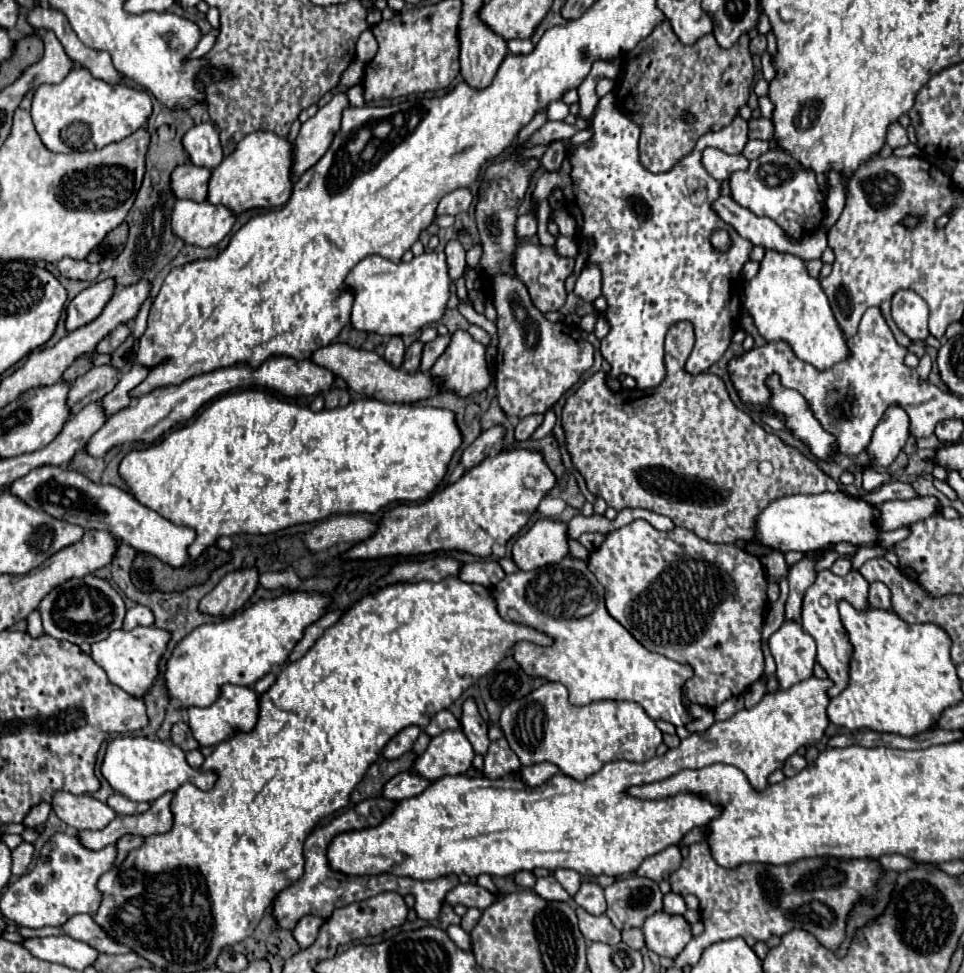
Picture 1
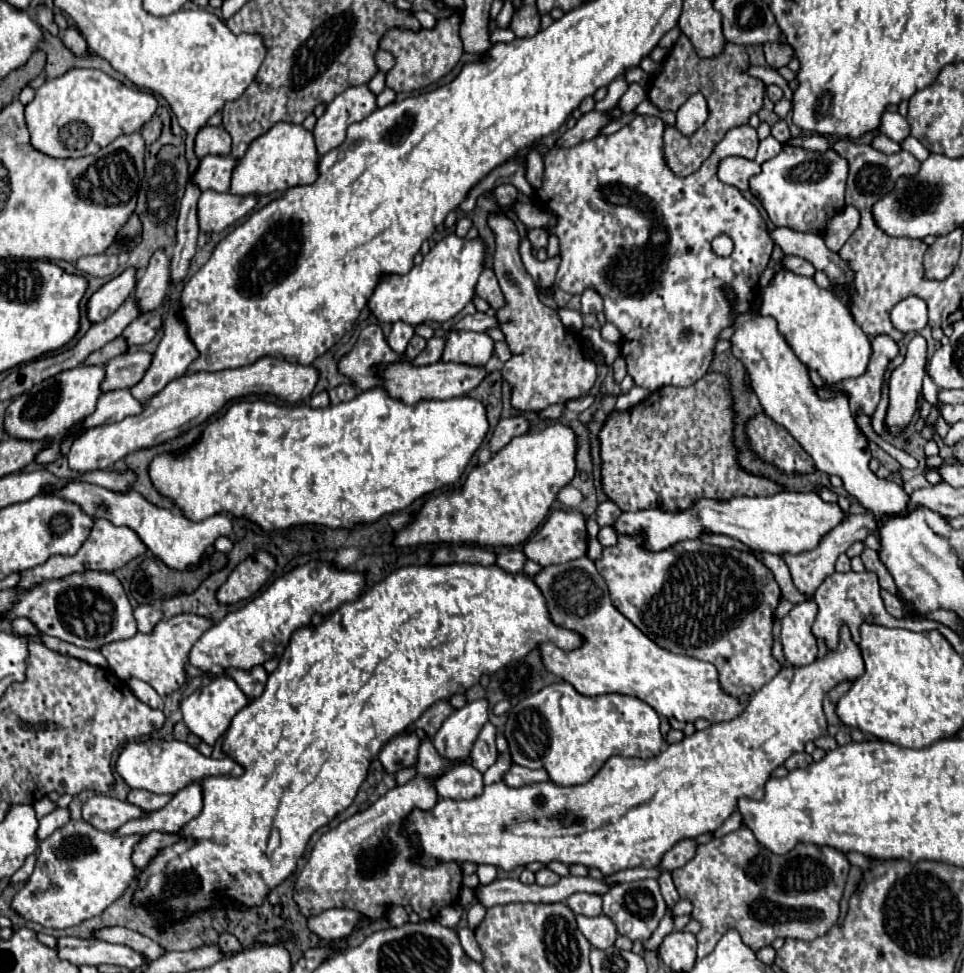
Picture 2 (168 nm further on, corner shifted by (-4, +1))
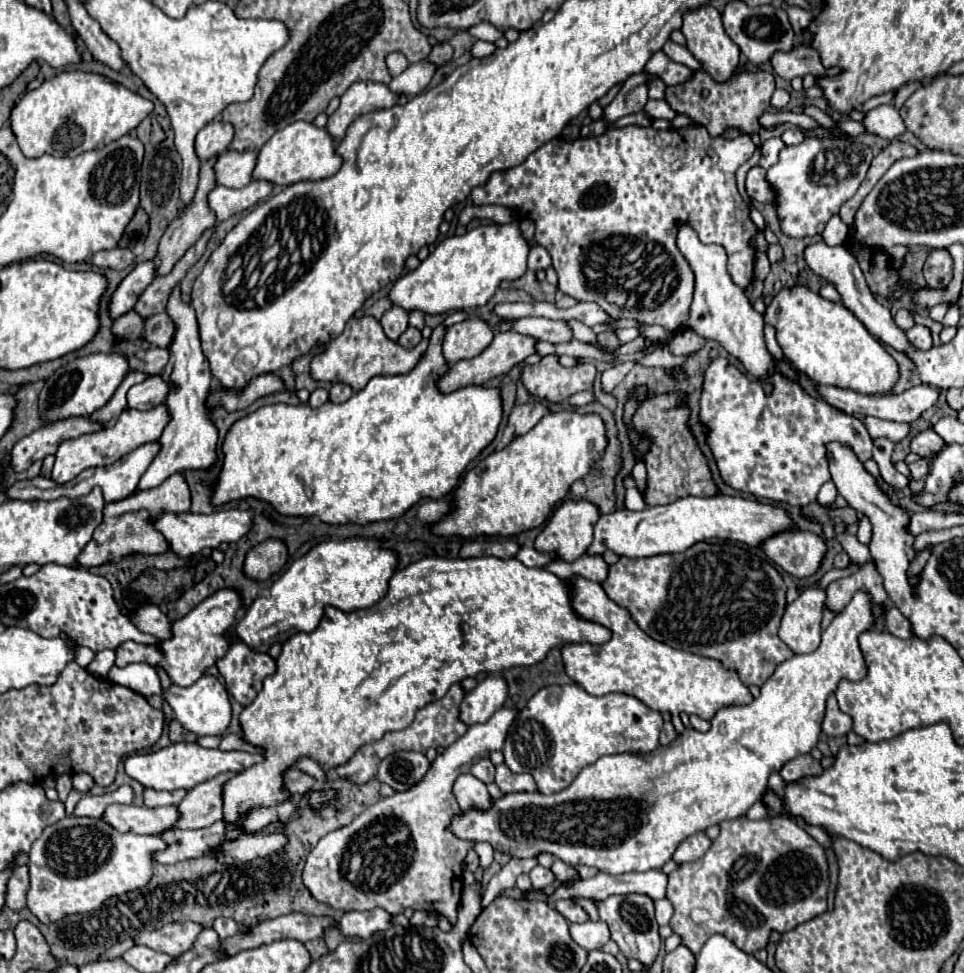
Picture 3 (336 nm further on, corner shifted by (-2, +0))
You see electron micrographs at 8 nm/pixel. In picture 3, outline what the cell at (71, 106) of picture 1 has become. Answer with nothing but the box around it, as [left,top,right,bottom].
[11,72,153,158]

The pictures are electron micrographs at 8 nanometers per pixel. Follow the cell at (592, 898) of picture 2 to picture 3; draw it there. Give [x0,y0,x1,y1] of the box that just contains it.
[555,900,589,922]

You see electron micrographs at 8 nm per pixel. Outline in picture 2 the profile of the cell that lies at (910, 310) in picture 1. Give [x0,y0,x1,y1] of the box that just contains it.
[891,295,927,333]

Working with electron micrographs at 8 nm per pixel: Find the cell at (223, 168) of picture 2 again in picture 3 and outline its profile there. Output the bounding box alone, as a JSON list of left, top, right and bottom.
[215,150,257,188]

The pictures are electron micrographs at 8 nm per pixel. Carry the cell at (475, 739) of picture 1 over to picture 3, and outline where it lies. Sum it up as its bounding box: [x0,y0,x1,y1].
[471,760,495,784]

